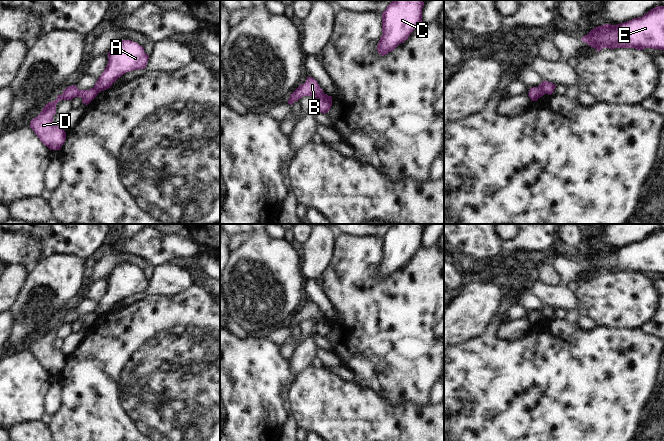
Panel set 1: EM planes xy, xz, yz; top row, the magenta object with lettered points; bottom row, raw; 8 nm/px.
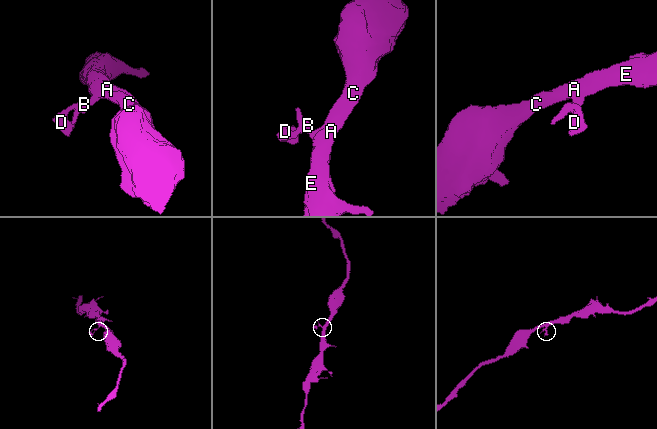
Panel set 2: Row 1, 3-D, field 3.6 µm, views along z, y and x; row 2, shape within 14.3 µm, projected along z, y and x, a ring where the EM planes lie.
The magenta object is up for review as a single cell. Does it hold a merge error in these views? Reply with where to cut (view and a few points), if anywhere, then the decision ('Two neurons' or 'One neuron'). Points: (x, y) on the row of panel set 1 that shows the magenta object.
Split along yz (537, 87), (544, 93). Two neurons

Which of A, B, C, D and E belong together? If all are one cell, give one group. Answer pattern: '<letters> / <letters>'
A C E / B D

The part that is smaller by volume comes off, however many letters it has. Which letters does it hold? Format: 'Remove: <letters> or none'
Remove: B, D

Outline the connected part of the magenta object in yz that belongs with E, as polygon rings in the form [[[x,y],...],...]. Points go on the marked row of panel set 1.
[[[657,6],[642,17],[624,23],[598,26],[581,40],[598,52],[603,48],[664,50],[664,6]]]

